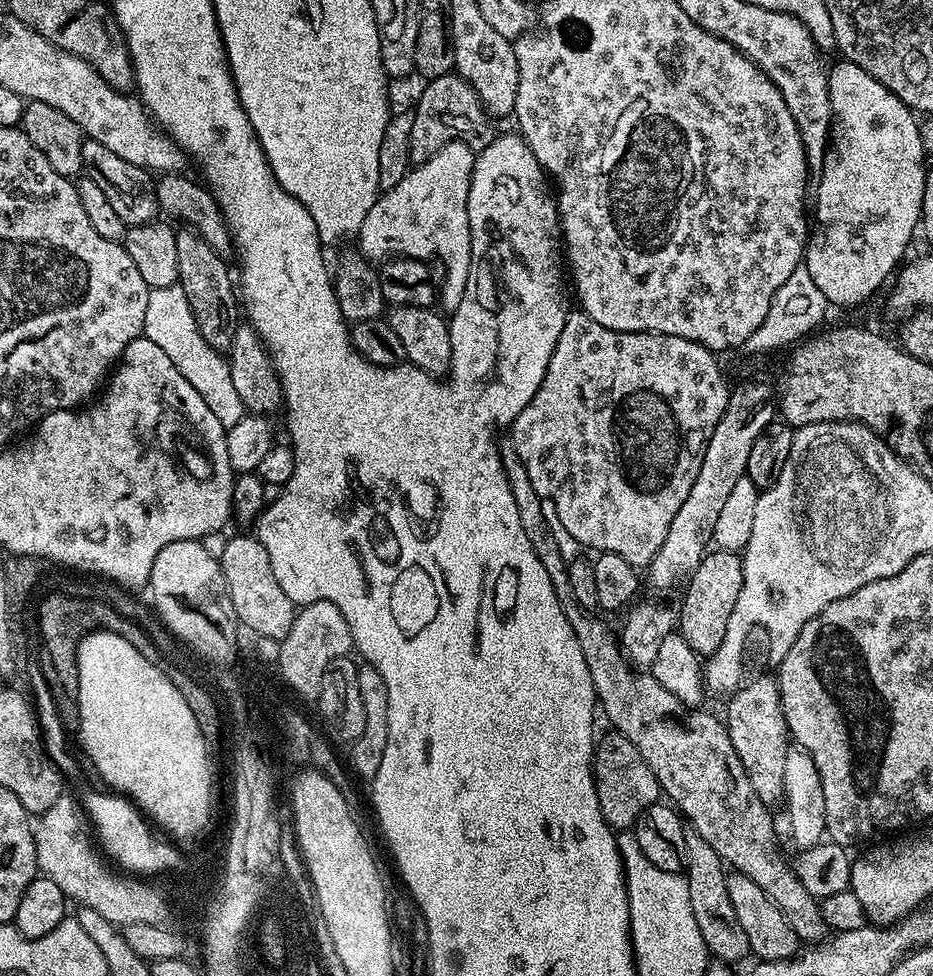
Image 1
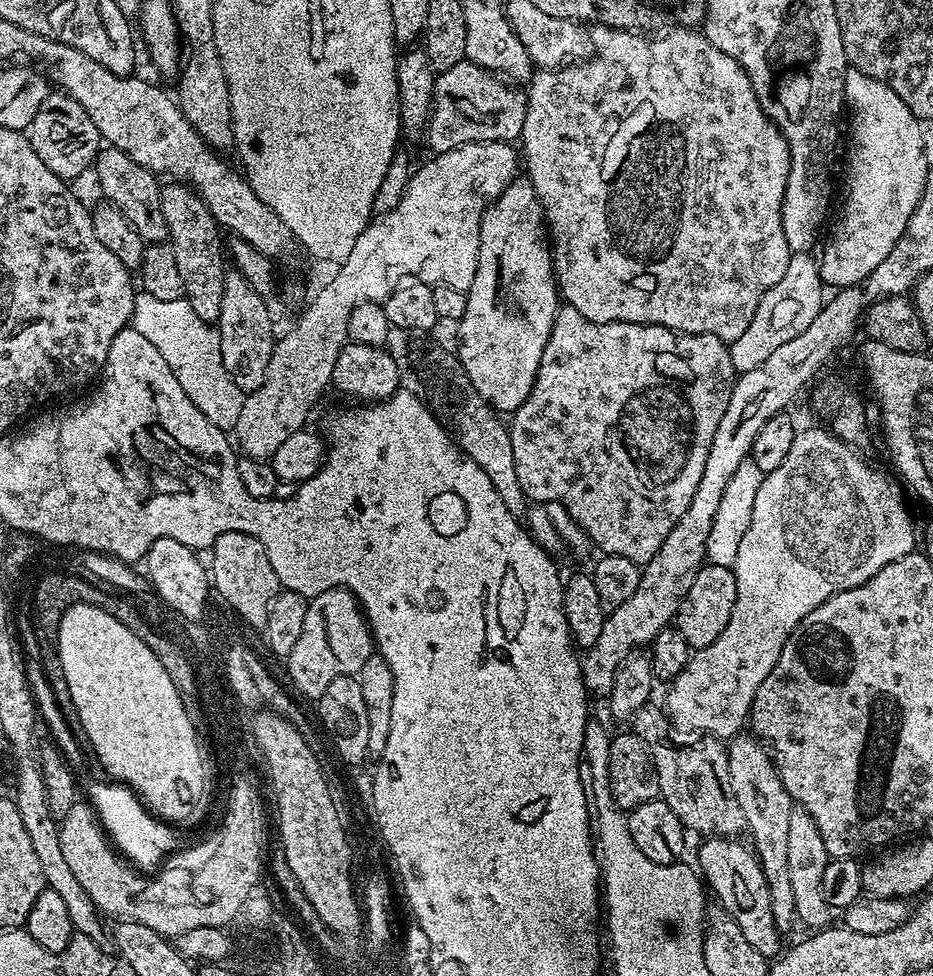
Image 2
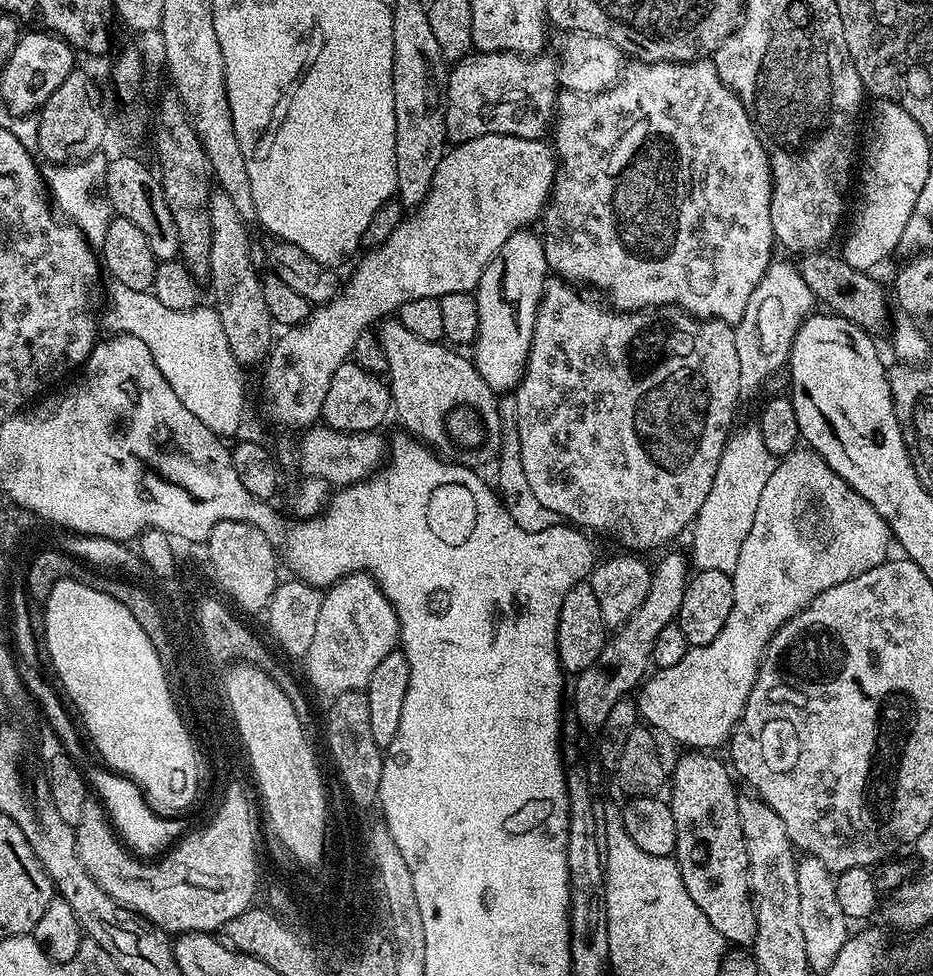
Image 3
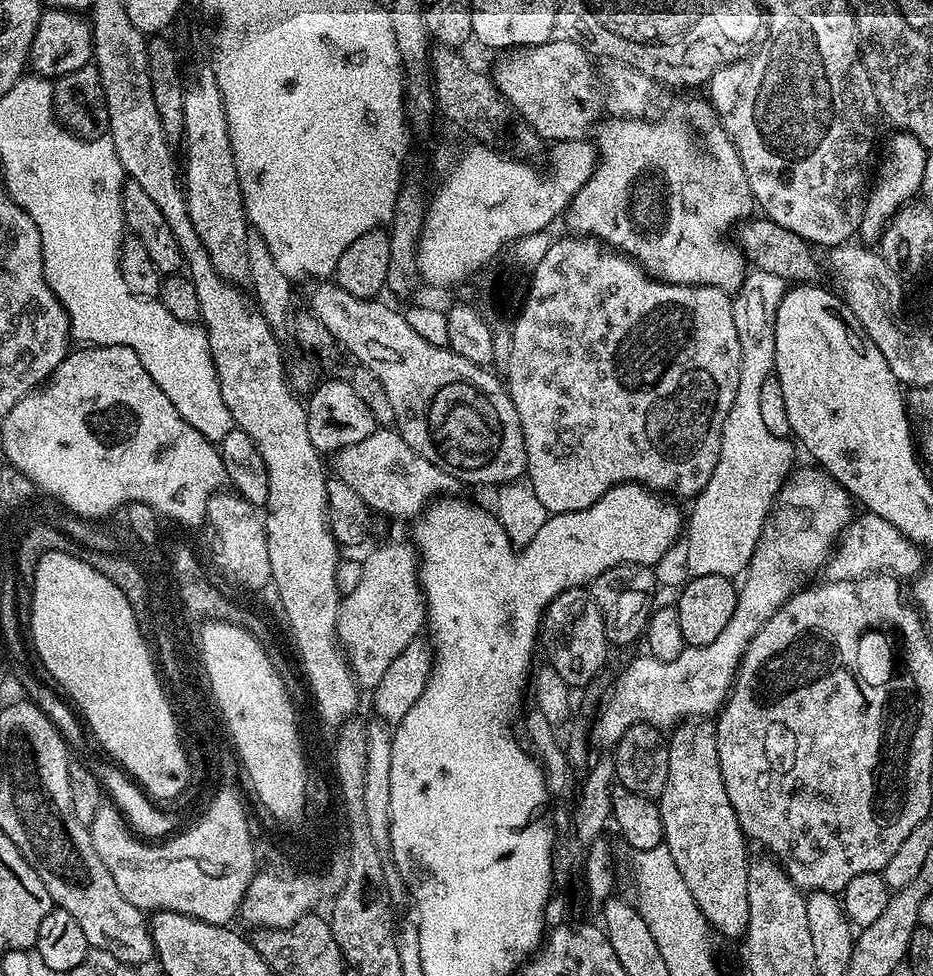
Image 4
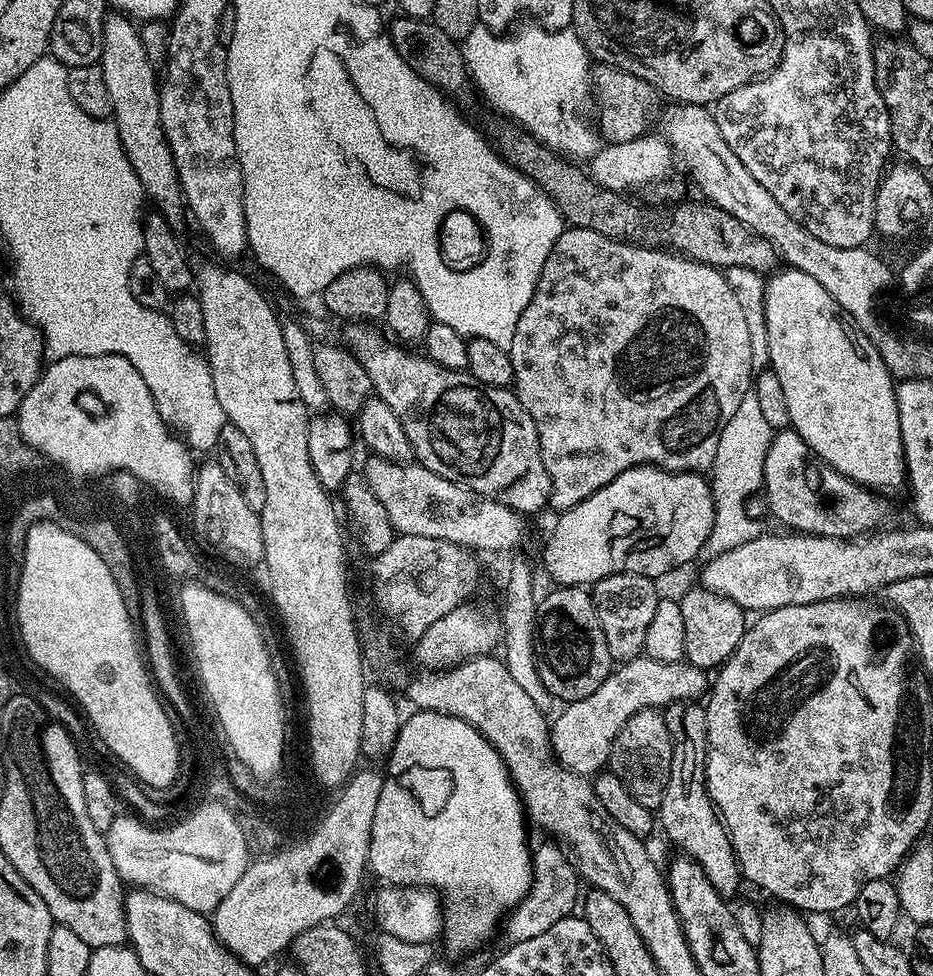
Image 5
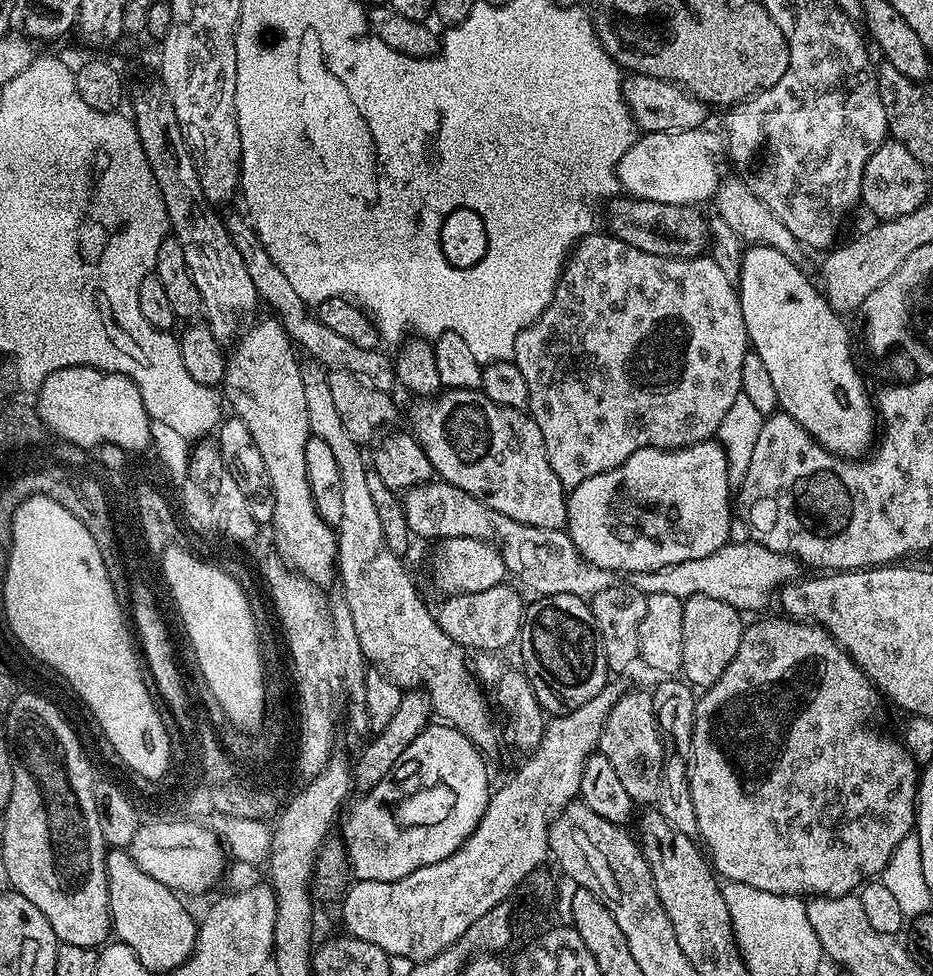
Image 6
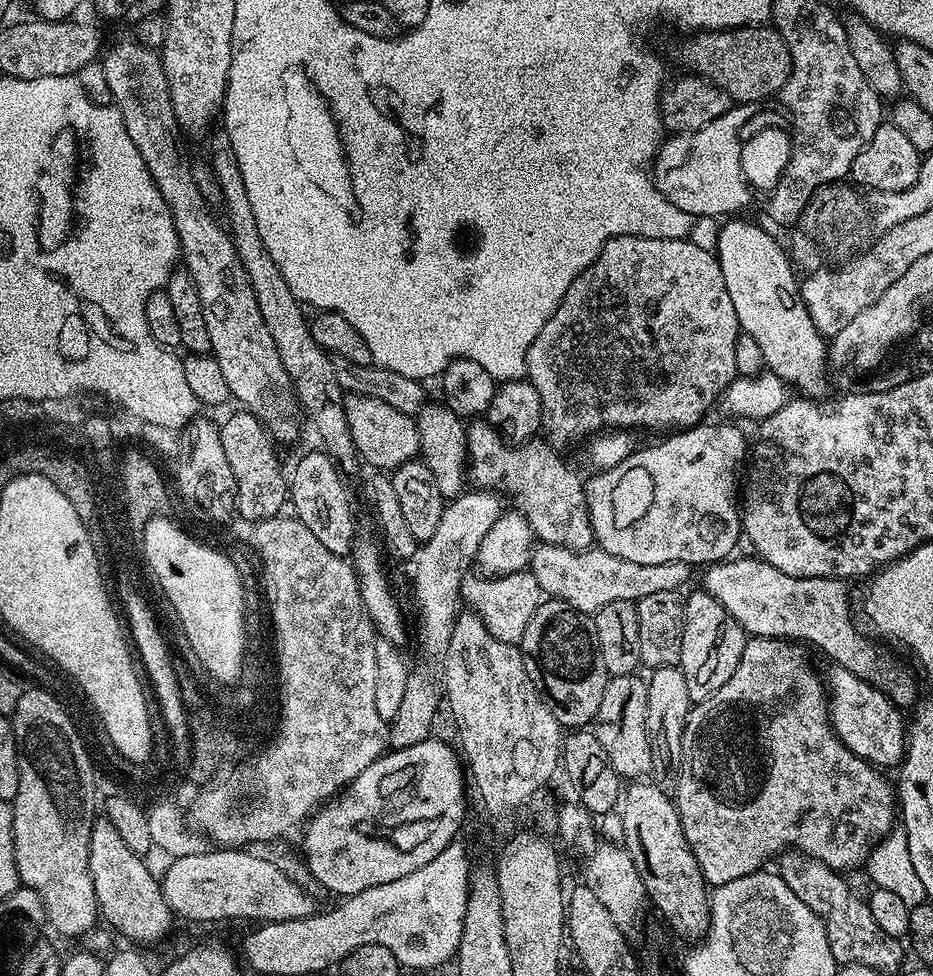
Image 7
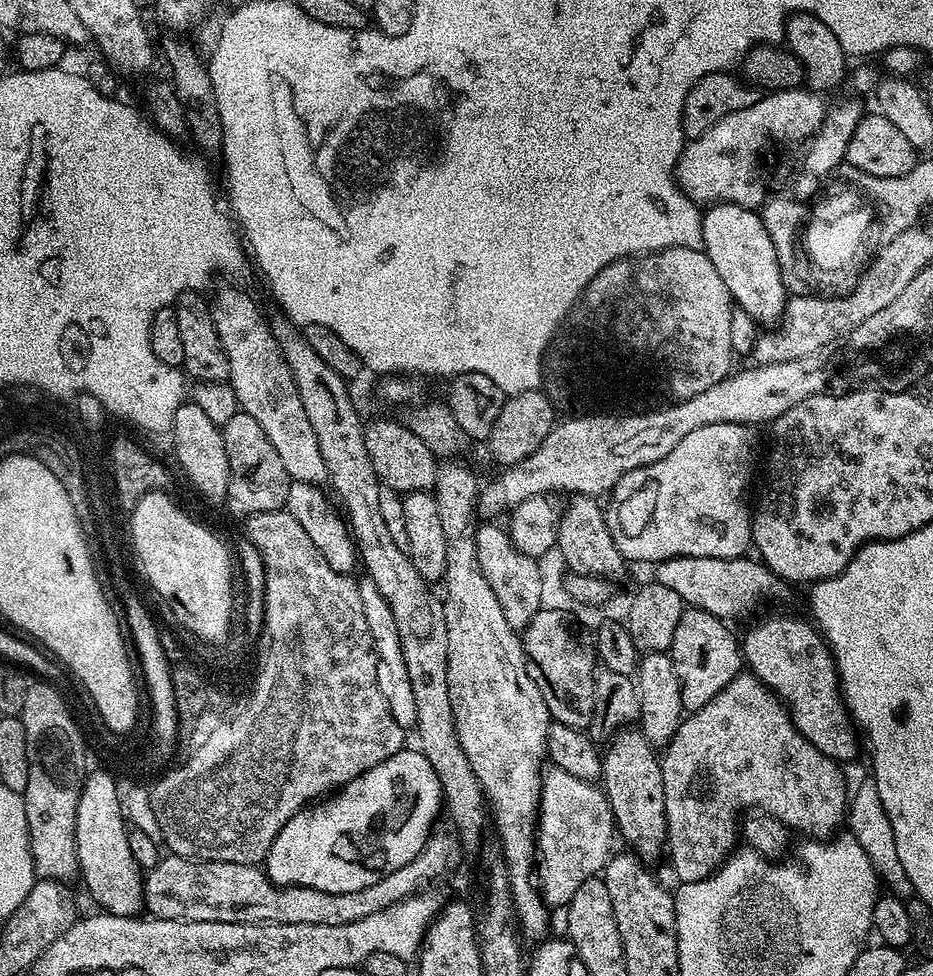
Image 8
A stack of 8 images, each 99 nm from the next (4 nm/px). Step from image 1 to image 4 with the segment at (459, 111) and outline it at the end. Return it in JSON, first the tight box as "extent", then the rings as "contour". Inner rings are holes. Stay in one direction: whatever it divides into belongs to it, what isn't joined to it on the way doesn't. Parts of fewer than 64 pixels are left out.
{"extent":[494,38,605,142],"contour":[[[553,38],[533,48],[525,48],[515,54],[508,54],[494,71],[494,83],[501,96],[508,101],[513,113],[523,123],[540,135],[545,142],[559,140],[582,140],[593,131],[592,123],[602,115],[605,97],[602,95],[602,80],[598,68],[592,65],[593,57],[588,49],[571,38]]]}

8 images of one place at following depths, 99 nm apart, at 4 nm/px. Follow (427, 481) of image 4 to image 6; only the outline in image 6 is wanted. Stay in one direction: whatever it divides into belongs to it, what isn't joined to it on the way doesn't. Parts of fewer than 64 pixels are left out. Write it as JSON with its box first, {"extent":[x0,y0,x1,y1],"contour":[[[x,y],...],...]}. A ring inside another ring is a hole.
{"extent":[402,482,614,598],"contour":[[[427,482],[403,493],[402,503],[406,522],[413,537],[446,541],[449,538],[478,538],[491,540],[499,547],[504,567],[512,572],[537,597],[554,594],[574,594],[591,598],[598,590],[606,590],[614,583],[613,573],[594,566],[574,546],[567,531],[559,528],[539,528],[514,522],[498,510],[490,510],[466,490],[443,482]]]}

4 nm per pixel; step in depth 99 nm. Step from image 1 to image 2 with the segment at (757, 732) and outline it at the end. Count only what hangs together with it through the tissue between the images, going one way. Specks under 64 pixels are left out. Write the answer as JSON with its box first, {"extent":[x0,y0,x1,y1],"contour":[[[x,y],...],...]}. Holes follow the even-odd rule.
{"extent":[726,734,796,930],"contour":[[[737,734],[726,744],[730,786],[734,786],[734,798],[738,798],[738,806],[742,806],[744,827],[747,835],[752,835],[750,844],[768,883],[774,922],[781,930],[788,930],[796,920],[794,890],[790,887],[790,870],[786,870],[786,854],[790,847],[790,814],[794,810],[794,801],[782,782],[771,751],[755,735],[744,735]]]}

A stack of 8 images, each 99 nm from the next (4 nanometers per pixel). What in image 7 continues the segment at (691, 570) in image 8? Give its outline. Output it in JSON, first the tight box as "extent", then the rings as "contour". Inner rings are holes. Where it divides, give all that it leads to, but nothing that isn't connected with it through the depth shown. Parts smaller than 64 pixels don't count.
{"extent":[702,555,917,709],"contour":[[[755,555],[739,556],[707,565],[703,569],[702,588],[726,606],[734,622],[738,622],[749,637],[791,640],[804,646],[813,644],[822,655],[829,656],[832,664],[850,670],[850,674],[879,688],[897,709],[911,709],[917,703],[915,678],[890,653],[883,652],[879,643],[868,644],[869,637],[856,629],[852,604],[848,601],[849,585],[845,581],[831,576],[794,578]]]}

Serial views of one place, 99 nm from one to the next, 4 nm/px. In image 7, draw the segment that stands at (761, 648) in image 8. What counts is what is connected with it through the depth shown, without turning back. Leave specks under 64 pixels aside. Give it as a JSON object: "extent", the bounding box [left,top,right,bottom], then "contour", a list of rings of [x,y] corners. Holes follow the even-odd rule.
{"extent":[826,664,906,770],"contour":[[[832,664],[829,669],[826,675],[828,721],[832,723],[836,737],[843,742],[846,750],[869,764],[881,770],[895,769],[904,759],[906,743],[906,722],[900,718],[896,705],[879,688],[850,674],[850,670],[837,664]]]}

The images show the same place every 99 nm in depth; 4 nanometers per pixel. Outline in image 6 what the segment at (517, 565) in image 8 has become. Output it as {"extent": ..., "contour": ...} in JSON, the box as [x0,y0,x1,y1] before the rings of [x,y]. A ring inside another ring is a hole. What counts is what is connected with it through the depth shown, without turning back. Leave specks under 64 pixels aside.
{"extent":[435,582,526,653],"contour":[[[505,582],[494,586],[490,590],[481,592],[457,592],[449,595],[448,600],[441,606],[440,612],[435,613],[436,620],[440,623],[441,630],[465,650],[476,648],[477,653],[491,652],[503,653],[503,648],[508,648],[517,643],[520,627],[524,621],[526,600]]]}

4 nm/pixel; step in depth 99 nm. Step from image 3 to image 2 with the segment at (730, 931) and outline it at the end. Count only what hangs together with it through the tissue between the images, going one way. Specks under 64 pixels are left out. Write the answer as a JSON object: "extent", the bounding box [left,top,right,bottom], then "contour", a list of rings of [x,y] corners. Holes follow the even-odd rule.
{"extent":[695,836,781,958],"contour":[[[710,836],[703,841],[704,845],[696,852],[695,867],[702,877],[703,883],[710,889],[715,899],[738,922],[743,936],[749,940],[750,946],[758,950],[766,958],[776,958],[781,955],[781,928],[774,922],[774,910],[768,883],[755,851],[747,843],[726,836]]]}

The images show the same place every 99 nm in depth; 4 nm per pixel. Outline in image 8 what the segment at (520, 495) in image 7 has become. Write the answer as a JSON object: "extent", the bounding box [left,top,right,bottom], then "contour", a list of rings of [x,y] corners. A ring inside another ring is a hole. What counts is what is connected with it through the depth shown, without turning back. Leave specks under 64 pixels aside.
{"extent":[556,495,626,578],"contour":[[[573,495],[569,500],[572,501],[565,508],[563,505],[560,523],[556,526],[556,548],[572,567],[571,571],[580,576],[601,578],[622,575],[626,561],[618,546],[614,546],[614,538],[610,538],[601,501],[595,496],[578,495]]]}

